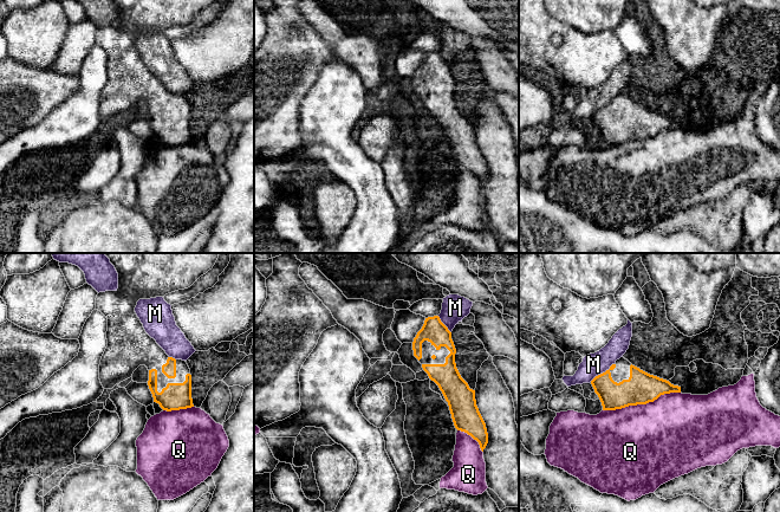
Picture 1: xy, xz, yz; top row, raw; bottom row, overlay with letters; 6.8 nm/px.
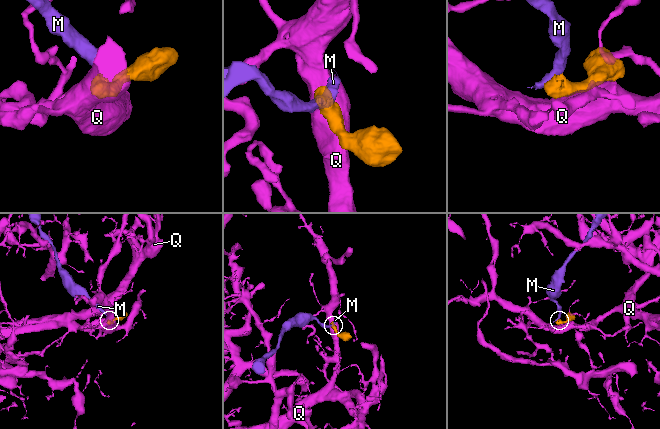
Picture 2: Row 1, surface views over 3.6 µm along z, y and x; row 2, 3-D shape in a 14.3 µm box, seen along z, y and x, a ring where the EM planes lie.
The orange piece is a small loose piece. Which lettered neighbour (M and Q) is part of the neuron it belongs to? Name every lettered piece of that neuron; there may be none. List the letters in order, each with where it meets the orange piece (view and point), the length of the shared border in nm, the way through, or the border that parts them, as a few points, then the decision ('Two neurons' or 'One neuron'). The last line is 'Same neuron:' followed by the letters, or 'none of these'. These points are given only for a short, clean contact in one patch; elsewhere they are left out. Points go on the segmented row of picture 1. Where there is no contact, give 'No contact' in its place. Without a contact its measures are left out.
M: Touches orange at yz (603, 373). Shared border 200 nm. Boundary: yz (613, 363), (590, 381). Two neurons
Q: Touches orange at yz (641, 403). Shared border 550 nm. Two neurons
Same neuron: none of these

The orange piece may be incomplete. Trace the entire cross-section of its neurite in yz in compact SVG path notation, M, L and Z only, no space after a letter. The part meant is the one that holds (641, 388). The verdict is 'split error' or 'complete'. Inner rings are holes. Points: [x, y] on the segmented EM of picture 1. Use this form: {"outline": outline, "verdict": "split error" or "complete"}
{"outline": "M624 357L596 376L591 384L602 402L603 410L646 404L661 395L681 393L681 387L641 370Z", "verdict": "split error"}

